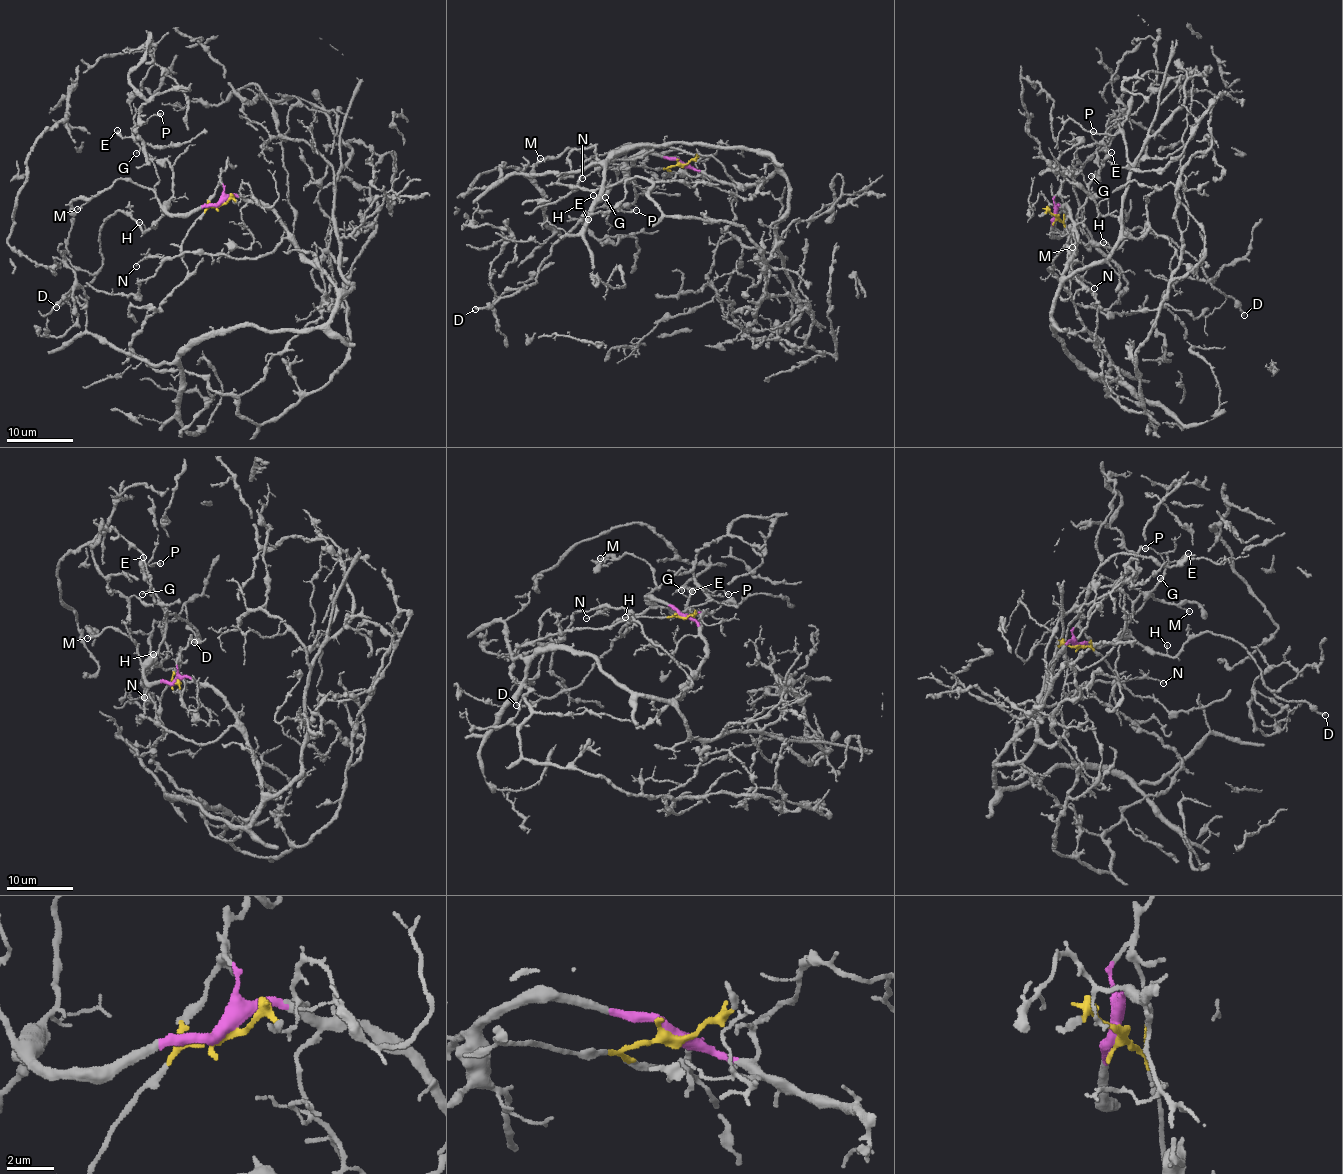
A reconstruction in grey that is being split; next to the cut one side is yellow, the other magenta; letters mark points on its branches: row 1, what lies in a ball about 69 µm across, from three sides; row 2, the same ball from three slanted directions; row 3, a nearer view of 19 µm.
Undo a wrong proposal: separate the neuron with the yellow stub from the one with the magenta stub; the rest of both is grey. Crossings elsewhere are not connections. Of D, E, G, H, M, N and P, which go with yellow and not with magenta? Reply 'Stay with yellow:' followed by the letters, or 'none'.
Stay with yellow: none

